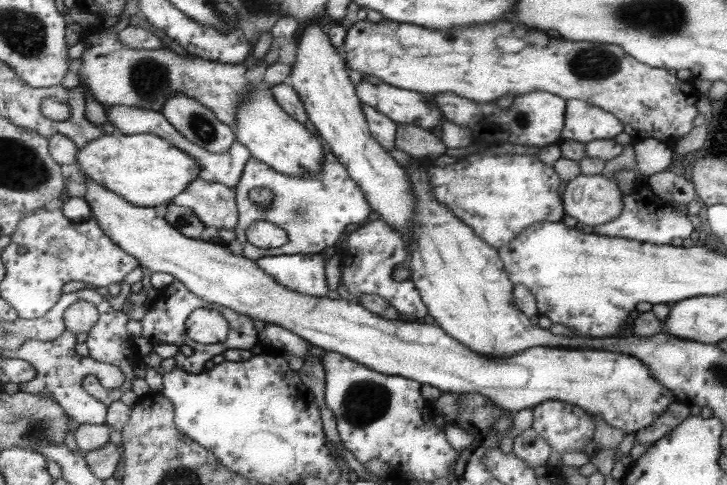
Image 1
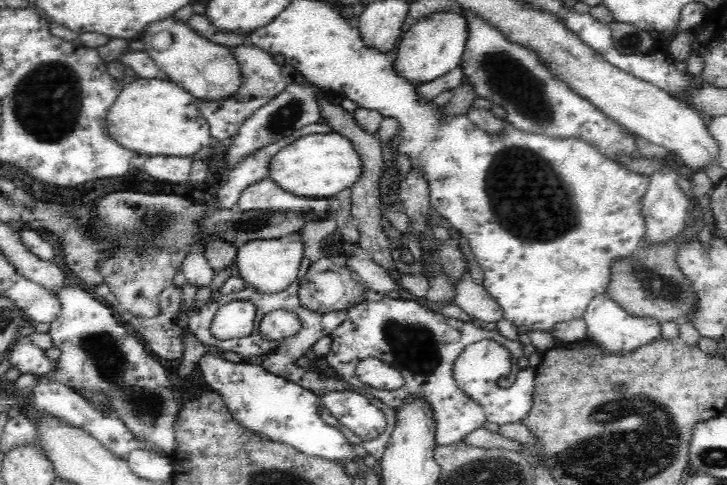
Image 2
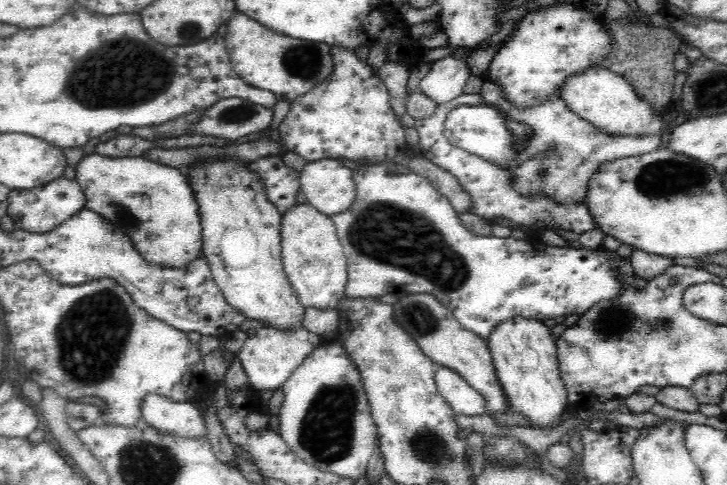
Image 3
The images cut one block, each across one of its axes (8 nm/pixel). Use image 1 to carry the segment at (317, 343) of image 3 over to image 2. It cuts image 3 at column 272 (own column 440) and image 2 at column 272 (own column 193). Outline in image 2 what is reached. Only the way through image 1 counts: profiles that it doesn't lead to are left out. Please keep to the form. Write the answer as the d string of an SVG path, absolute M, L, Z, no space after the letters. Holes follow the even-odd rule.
M292 238L250 240L244 246L240 246L238 258L234 262L234 272L246 282L246 286L252 286L264 294L276 294L298 280L298 274L302 268L302 258L304 258L304 246L300 242L294 242Z

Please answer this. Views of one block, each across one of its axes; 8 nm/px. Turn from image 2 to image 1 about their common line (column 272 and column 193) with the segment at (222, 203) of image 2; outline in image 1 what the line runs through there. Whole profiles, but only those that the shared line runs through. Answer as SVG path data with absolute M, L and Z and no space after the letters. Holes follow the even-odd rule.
M111 106L105 110L107 114L107 120L115 126L117 132L121 134L127 134L127 136L141 136L141 134L155 134L155 136L161 136L169 142L173 142L177 148L189 152L191 156L195 156L199 160L199 164L203 166L203 174L199 176L199 180L207 180L207 182L215 182L215 184L225 184L227 188L233 188L237 190L237 184L241 184L241 178L245 174L245 168L249 164L253 156L253 152L243 144L243 142L235 142L233 148L229 148L229 152L225 154L217 154L217 152L209 152L205 146L199 146L197 142L189 140L183 132L179 132L171 122L169 118L163 114L163 112L155 112L155 110L145 110L145 108L131 108L131 106Z

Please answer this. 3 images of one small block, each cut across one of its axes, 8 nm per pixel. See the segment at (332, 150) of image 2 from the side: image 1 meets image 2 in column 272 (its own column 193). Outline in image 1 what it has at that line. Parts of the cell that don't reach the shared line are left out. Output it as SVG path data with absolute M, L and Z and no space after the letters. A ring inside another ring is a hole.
M105 134L103 138L93 140L87 148L81 148L77 166L87 180L95 180L137 208L157 208L161 204L171 206L173 200L185 194L185 190L203 174L203 166L195 156L155 134Z

